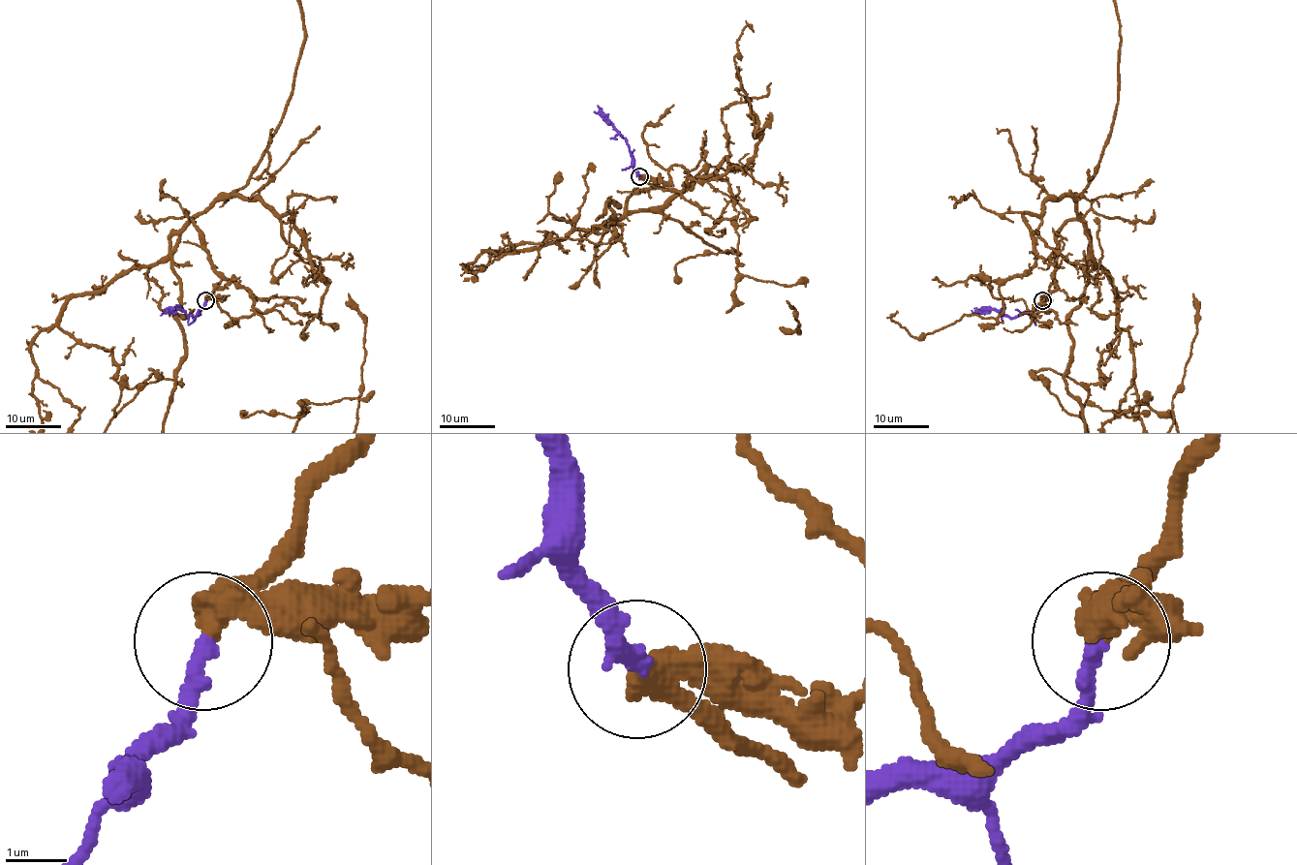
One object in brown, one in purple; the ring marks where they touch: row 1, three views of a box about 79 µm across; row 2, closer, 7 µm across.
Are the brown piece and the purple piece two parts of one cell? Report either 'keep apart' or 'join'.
join

